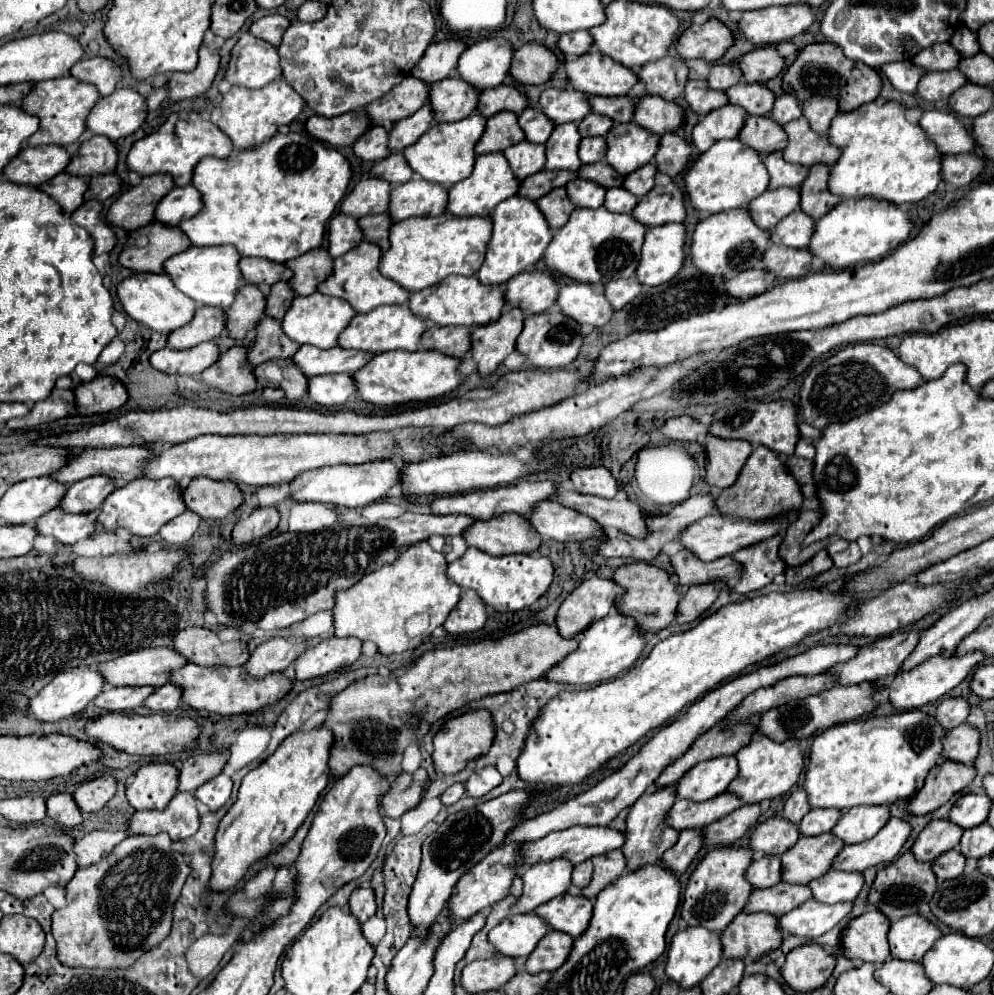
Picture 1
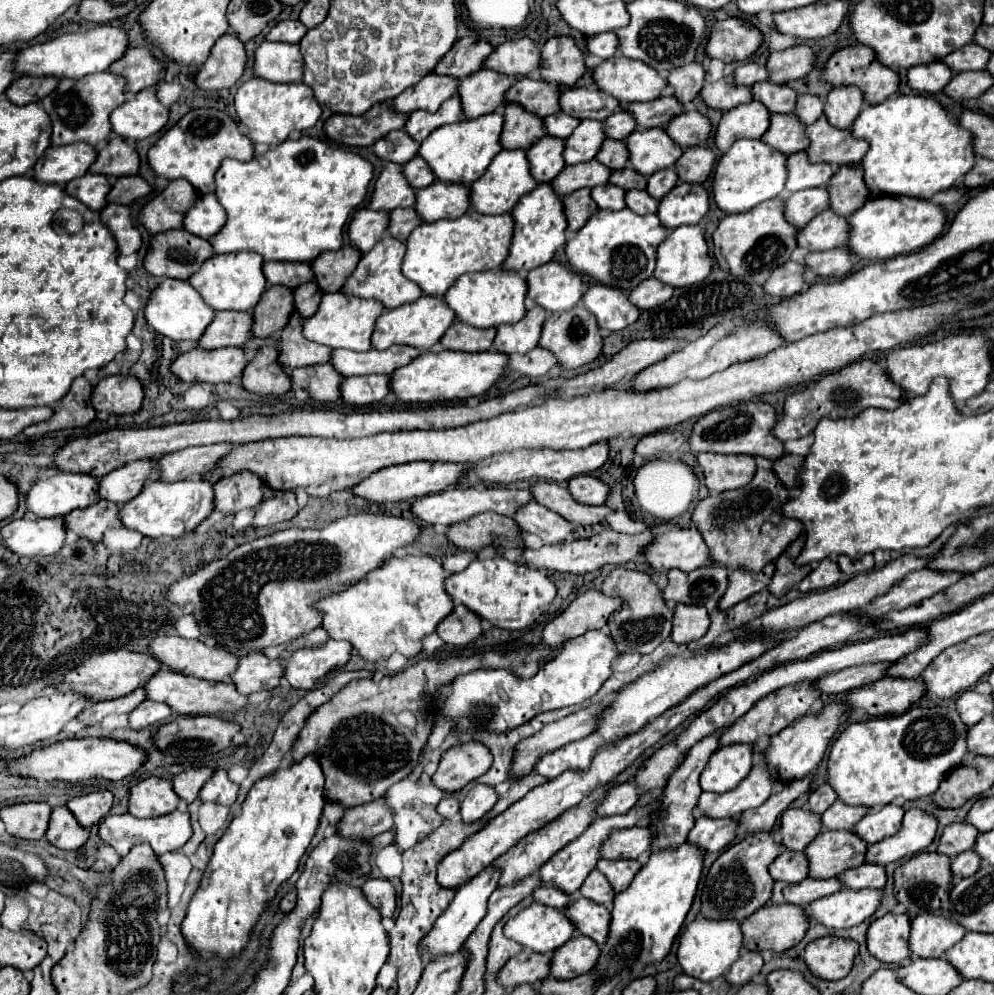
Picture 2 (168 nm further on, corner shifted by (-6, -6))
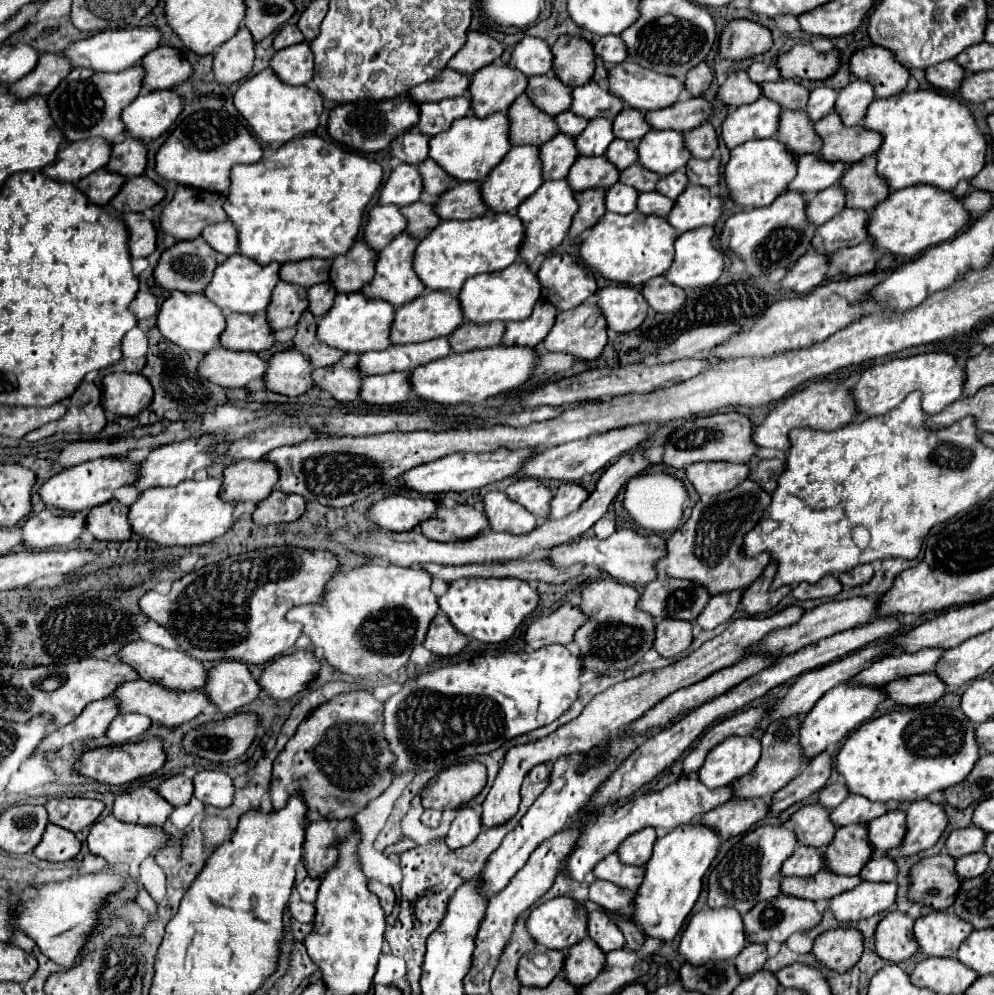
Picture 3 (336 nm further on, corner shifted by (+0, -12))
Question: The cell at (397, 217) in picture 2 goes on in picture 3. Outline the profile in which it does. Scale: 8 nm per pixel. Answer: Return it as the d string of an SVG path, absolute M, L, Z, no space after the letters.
M420 200L414 202L414 204L410 204L410 206L404 206L400 212L408 220L406 232L412 234L418 240L422 240L424 236L428 236L438 226L438 222L440 222L434 204L424 204Z

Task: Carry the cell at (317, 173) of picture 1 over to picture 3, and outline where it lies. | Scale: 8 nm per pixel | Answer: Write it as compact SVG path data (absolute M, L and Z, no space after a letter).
M304 136L286 142L270 158L256 164L238 164L232 168L232 184L224 210L238 228L240 254L256 260L258 264L270 262L298 262L304 258L336 258L346 254L360 234L364 210L382 184L382 166L360 154L342 148L336 142L318 136Z

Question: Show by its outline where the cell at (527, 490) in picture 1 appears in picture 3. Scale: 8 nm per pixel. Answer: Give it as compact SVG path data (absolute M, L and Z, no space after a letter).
M388 496L376 504L370 506L366 512L366 518L374 522L376 526L384 524L396 524L396 526L384 526L386 530L414 530L422 520L428 520L434 516L436 506L432 498L410 498L410 496Z

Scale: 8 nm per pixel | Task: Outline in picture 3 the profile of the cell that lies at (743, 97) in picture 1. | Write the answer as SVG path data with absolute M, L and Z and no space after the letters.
M776 80L776 82L764 82L762 94L778 102L786 110L802 110L808 104L810 92L796 80Z

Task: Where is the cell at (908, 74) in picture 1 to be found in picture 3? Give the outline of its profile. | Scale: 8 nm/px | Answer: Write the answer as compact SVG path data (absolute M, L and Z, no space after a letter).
M948 60L948 62L940 62L936 66L930 66L926 70L926 80L938 88L938 90L944 90L944 92L956 92L962 84L966 76L966 70L962 70L962 66L954 60Z

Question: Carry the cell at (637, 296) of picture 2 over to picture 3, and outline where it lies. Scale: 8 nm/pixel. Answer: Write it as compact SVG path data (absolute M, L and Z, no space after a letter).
M664 276L652 278L648 284L644 284L642 294L654 312L672 312L686 302L686 290L674 286Z

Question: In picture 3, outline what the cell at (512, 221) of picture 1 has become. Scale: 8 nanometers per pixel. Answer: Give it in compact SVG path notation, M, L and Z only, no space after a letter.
M562 178L562 180L546 180L536 190L536 194L532 194L532 198L524 200L520 204L520 208L518 208L518 218L526 226L526 238L524 238L522 246L520 246L520 258L524 262L532 264L538 254L552 252L564 240L564 236L568 234L572 218L574 218L576 212L578 212L578 202L576 202L574 190L570 188L568 180L566 178Z

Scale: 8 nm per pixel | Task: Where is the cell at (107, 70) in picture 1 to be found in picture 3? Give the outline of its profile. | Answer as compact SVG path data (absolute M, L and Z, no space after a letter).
M160 46L148 52L142 60L142 66L146 68L144 92L168 90L186 82L192 76L190 62L182 56L178 48L170 46Z

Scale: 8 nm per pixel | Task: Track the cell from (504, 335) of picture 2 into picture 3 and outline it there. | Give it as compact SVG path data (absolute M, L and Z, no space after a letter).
M538 302L534 306L534 312L520 320L520 322L508 322L504 344L506 346L536 346L544 340L544 334L552 330L552 322L556 320L556 306L548 306L548 302Z

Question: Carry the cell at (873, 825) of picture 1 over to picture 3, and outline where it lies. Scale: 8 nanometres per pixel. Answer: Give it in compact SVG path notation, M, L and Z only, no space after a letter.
M896 808L868 824L870 842L878 852L888 852L898 848L906 834L906 812L904 808Z

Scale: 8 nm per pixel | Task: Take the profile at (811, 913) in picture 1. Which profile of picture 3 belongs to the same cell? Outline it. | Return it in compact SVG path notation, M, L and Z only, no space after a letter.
M860 882L856 888L830 900L830 908L840 922L858 922L888 910L896 902L896 882Z

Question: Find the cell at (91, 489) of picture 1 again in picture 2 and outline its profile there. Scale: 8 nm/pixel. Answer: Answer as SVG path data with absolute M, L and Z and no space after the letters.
M150 458L130 462L100 478L98 498L110 500L114 504L124 504L126 500L132 500L134 496L140 494L146 480L158 480L154 462L150 462Z

